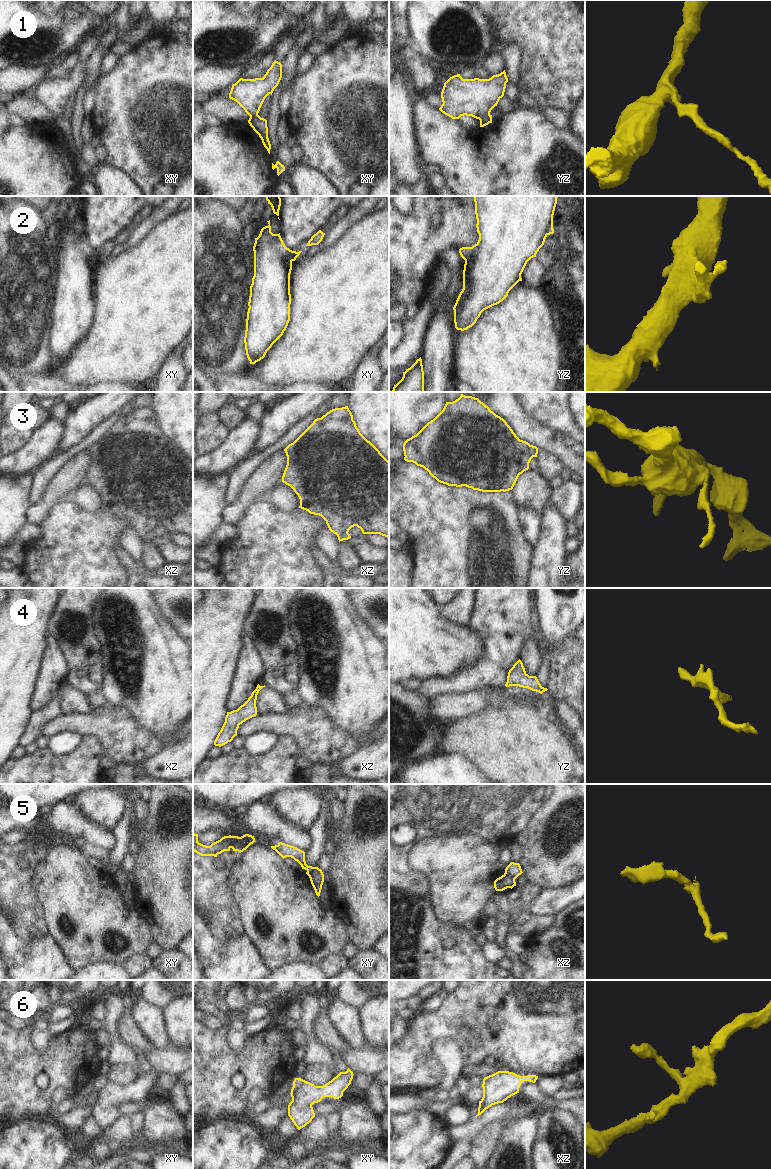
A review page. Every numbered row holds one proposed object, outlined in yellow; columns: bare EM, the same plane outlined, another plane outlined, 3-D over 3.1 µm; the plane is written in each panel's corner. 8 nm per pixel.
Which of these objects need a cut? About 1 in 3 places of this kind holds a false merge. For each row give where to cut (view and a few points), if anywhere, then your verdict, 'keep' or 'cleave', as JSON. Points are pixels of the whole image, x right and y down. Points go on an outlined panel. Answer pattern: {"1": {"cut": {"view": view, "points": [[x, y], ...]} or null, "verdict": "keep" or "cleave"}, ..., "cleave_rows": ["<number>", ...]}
{"1": {"cut": null, "verdict": "keep"}, "2": {"cut": null, "verdict": "keep"}, "3": {"cut": {"view": "yz", "points": [[530, 445], [529, 449], [533, 456]]}, "verdict": "cleave"}, "4": {"cut": null, "verdict": "keep"}, "5": {"cut": {"view": "xz", "points": [[504, 873], [514, 879]]}, "verdict": "cleave"}, "6": {"cut": null, "verdict": "keep"}, "cleave_rows": ["3", "5"]}

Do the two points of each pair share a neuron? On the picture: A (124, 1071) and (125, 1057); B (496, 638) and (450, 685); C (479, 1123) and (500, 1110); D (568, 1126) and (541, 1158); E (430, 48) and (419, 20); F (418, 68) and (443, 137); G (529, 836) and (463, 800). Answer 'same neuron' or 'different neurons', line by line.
A: different neurons
B: same neuron
C: same neuron
D: same neuron
E: same neuron
F: different neurons
G: different neurons

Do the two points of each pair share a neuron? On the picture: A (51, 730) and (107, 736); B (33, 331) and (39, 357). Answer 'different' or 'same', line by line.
A: same
B: same

